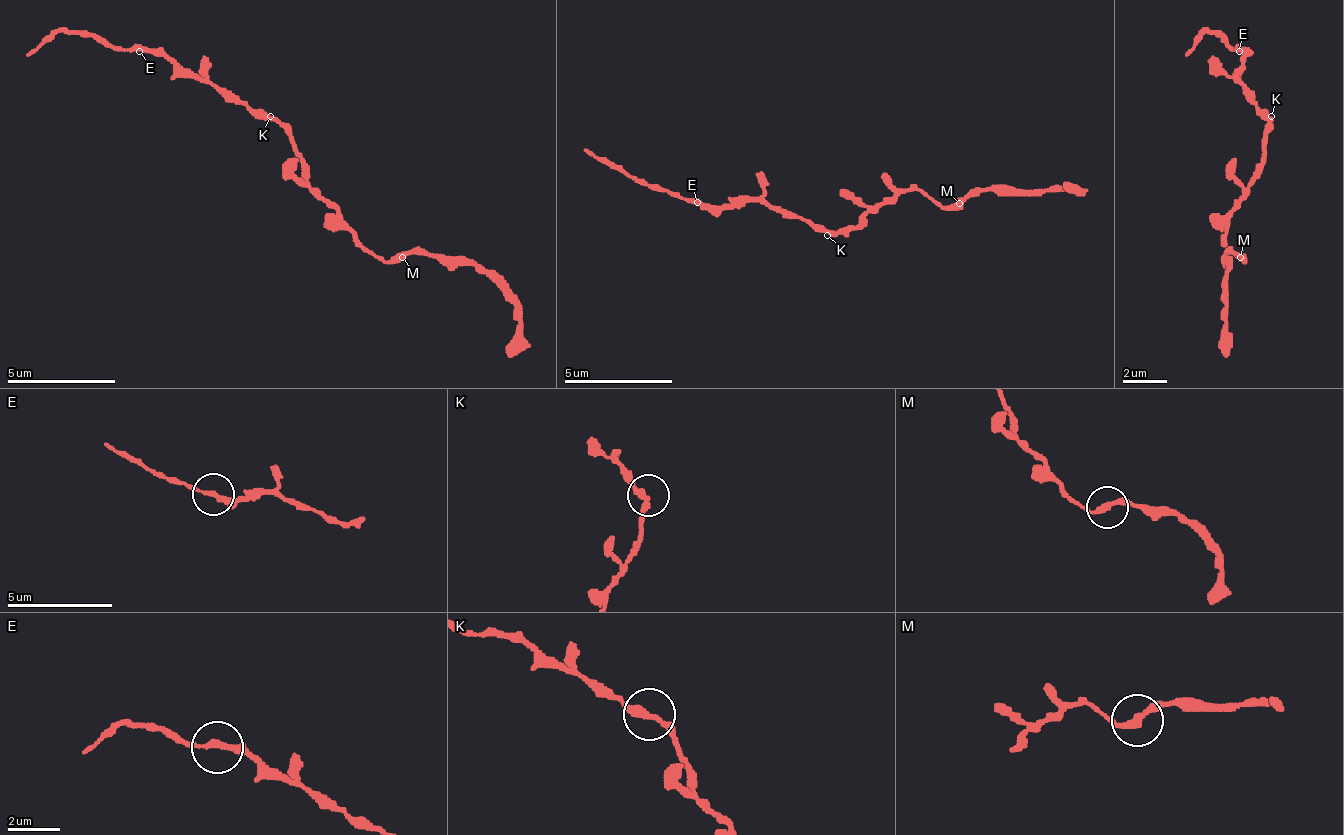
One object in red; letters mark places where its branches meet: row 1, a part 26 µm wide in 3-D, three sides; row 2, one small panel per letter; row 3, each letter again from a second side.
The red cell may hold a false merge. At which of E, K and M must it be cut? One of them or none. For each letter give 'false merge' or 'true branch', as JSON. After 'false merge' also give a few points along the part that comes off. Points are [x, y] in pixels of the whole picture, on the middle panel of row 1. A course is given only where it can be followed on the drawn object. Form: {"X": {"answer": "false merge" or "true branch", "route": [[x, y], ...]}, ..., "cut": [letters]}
{"E": {"answer": "true branch"}, "K": {"answer": "true branch"}, "M": {"answer": "true branch"}, "cut": []}

